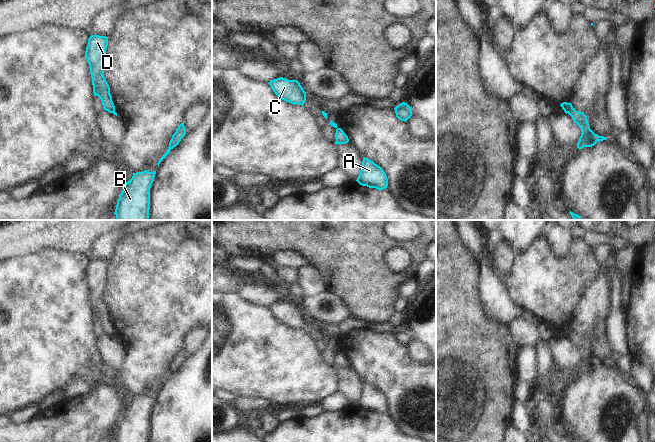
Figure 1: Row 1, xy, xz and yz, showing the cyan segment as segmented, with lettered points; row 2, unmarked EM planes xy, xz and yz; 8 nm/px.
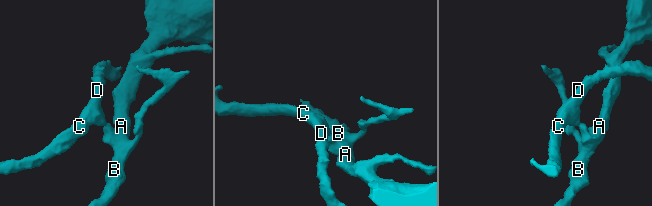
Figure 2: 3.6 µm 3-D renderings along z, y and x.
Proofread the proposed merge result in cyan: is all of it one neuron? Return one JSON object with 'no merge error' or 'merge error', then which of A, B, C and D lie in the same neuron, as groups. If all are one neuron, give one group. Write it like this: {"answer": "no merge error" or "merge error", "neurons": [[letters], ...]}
{"answer": "merge error", "neurons": [["A", "B"], ["C", "D"]]}

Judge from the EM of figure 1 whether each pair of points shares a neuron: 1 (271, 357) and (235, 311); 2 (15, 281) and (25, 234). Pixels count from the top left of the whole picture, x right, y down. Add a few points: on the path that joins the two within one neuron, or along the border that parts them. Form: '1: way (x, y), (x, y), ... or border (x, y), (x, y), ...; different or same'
1: way (260, 346), (236, 322); same
2: border (43, 250), (10, 258); different

